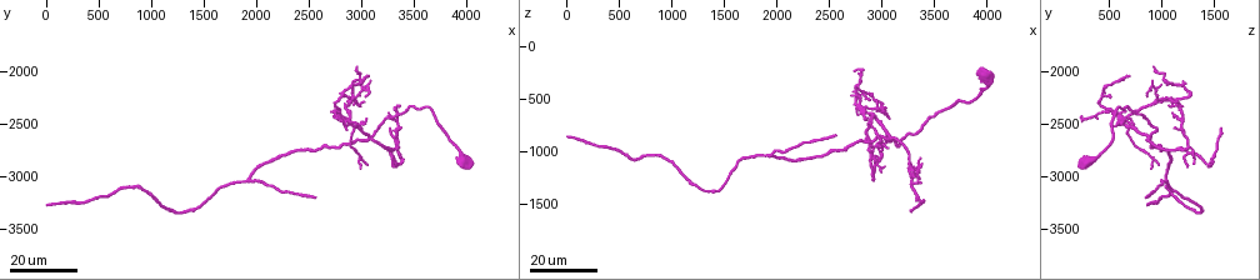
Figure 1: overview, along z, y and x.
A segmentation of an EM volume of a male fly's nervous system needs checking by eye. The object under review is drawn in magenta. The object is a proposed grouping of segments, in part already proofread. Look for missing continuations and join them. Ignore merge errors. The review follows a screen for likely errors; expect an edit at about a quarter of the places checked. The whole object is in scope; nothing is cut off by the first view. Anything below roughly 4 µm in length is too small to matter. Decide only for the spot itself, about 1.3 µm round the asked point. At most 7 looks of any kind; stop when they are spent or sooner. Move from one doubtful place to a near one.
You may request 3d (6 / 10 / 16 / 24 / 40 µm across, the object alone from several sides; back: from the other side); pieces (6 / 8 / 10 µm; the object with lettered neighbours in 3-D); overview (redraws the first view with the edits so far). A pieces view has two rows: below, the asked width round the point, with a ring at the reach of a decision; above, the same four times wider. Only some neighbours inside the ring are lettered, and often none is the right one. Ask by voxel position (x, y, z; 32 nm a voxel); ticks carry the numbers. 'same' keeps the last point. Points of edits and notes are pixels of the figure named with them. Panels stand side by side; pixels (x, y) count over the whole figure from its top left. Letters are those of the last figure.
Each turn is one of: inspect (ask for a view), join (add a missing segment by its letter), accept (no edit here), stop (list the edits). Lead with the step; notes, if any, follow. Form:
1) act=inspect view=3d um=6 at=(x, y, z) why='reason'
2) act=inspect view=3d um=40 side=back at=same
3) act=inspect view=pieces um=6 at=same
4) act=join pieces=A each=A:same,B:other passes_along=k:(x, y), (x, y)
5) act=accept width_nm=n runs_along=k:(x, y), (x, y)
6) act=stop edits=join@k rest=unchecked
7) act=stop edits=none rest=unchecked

act=inspect view=3d um=24 at=(2540, 3220, 840) why='an open end'

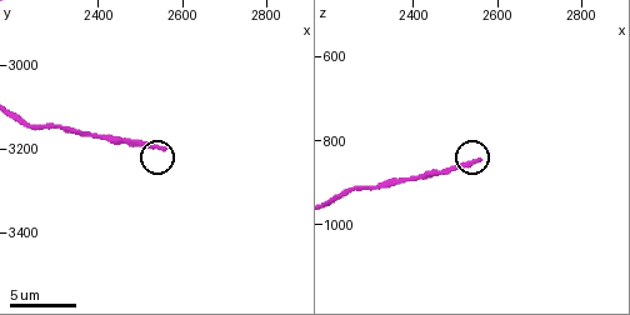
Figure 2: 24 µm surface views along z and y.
act=inspect view=pieces um=10 at=(2560, 3195, 845) why='what lies round it'

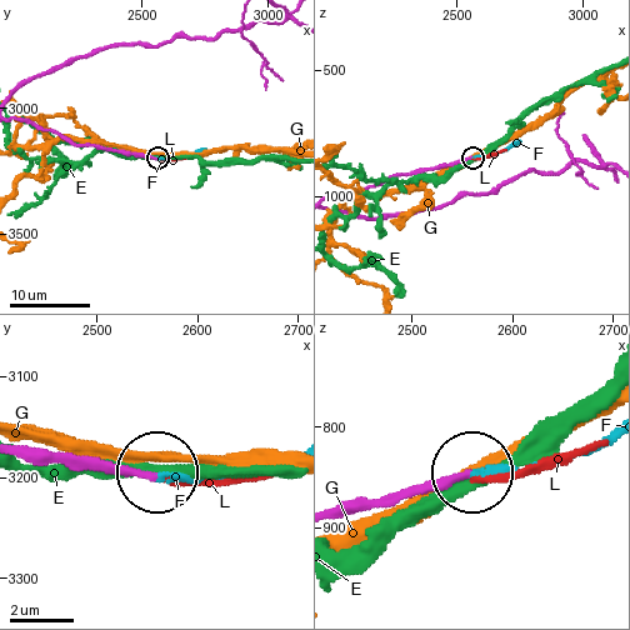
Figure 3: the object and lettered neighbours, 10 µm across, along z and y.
act=join pieces=F each=E:other,F:same,G:other,L:other passes_along=3:(381, 505), (605, 445) found='it goes on there'

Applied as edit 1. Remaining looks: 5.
act=inspect view=3d um=16 at=(3260, 2540, 1580) why='tapers out'

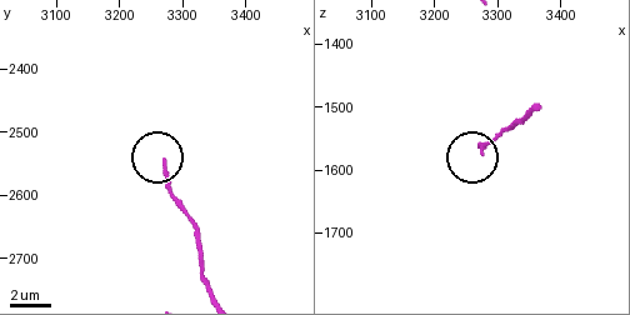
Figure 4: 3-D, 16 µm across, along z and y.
act=inspect view=pieces um=8 at=(3270, 2545, 1560)

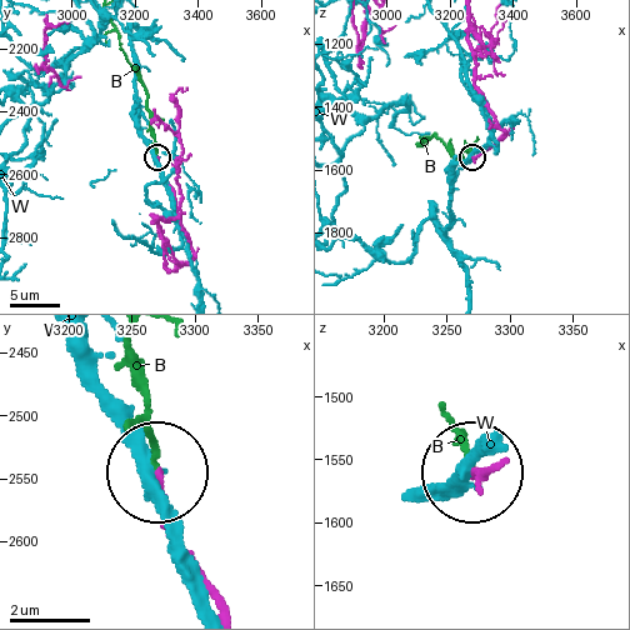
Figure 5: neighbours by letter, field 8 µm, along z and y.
act=join pieces=B each=B:same,W:other found='the neuron continues'

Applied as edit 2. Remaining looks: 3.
act=inspect view=overview

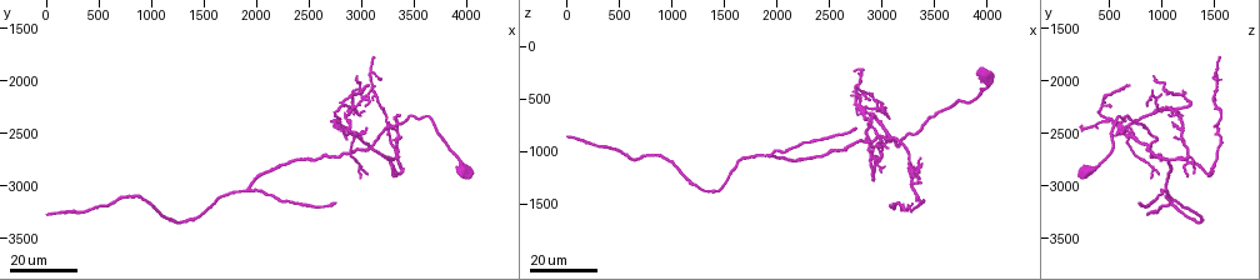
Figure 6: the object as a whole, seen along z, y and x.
act=inspect view=3d um=16 at=(2860, 2540, 660) why='free end'

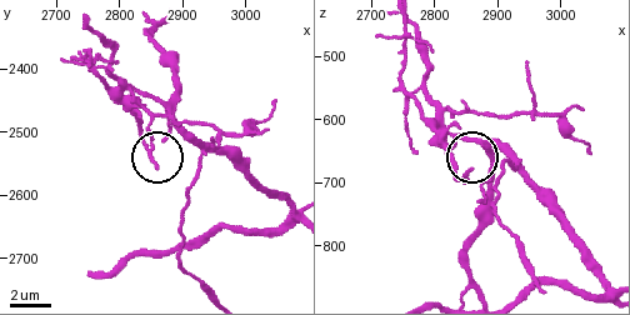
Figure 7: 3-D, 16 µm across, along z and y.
act=inspect view=pieces um=6 at=(2860, 2555, 675) why='see the neighbours'

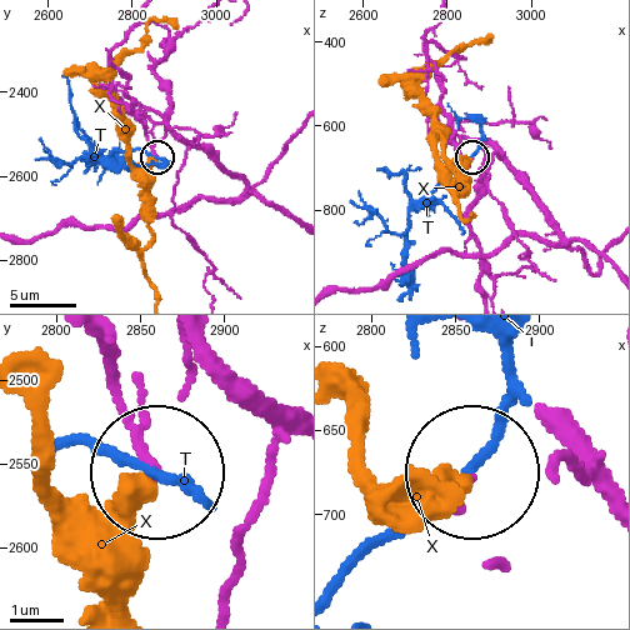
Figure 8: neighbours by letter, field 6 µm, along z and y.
act=accept width_nm=160 each=T:other,X:other found='none of them fits'

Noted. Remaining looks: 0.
act=stop edits=join@3,join@5 rest=unchecked

